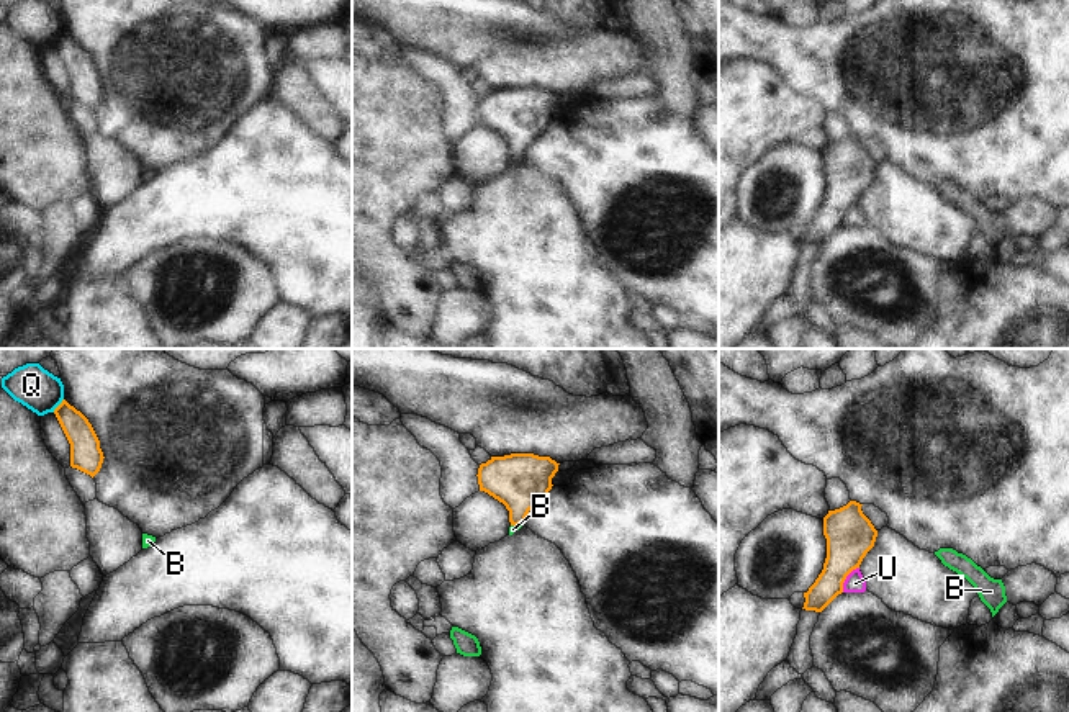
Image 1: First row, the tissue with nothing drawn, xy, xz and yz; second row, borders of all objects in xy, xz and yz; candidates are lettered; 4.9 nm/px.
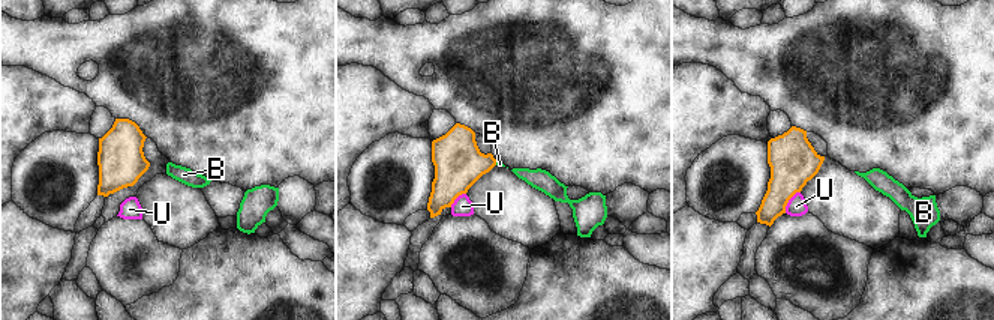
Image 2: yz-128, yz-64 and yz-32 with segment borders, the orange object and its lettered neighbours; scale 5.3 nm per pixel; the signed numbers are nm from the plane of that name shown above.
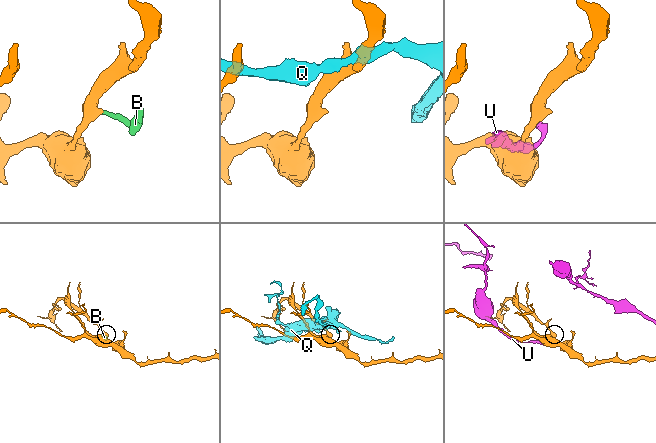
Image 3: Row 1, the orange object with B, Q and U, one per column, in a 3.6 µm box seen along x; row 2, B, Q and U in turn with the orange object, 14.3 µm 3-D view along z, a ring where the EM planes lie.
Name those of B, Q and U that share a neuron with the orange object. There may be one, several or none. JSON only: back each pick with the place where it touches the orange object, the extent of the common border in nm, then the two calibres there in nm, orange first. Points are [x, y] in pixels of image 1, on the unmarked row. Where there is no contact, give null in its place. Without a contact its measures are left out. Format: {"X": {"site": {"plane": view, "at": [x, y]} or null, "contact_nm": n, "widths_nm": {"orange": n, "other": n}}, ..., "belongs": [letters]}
{"B": {"site": {"plane": "xz", "at": [516, 157]}, "contact_nm": 60, "widths_nm": {"orange": 280, "other": 40}}, "belongs": ["B"]}

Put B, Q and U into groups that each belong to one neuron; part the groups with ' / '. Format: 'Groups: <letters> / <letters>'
Groups: B / Q / U

